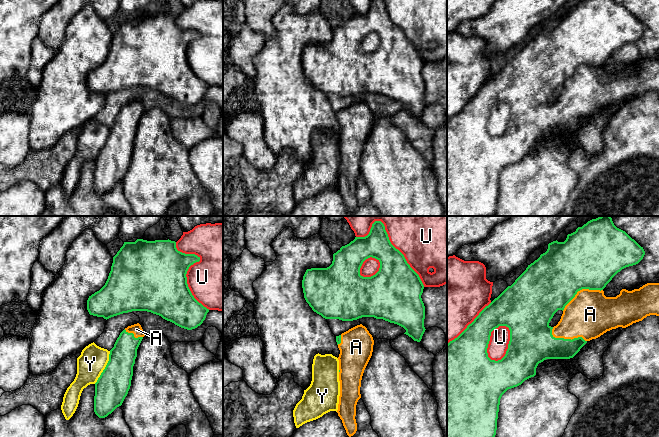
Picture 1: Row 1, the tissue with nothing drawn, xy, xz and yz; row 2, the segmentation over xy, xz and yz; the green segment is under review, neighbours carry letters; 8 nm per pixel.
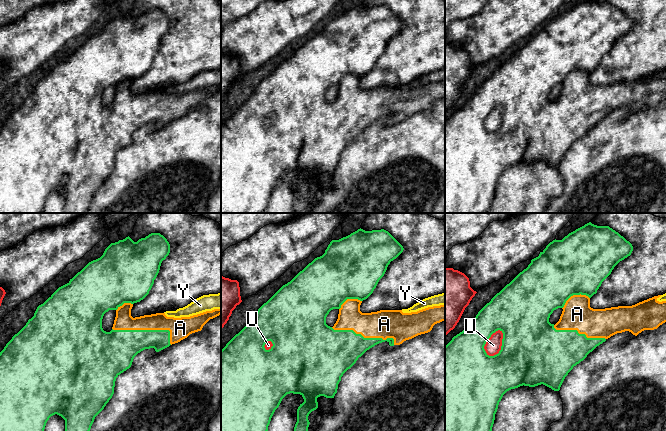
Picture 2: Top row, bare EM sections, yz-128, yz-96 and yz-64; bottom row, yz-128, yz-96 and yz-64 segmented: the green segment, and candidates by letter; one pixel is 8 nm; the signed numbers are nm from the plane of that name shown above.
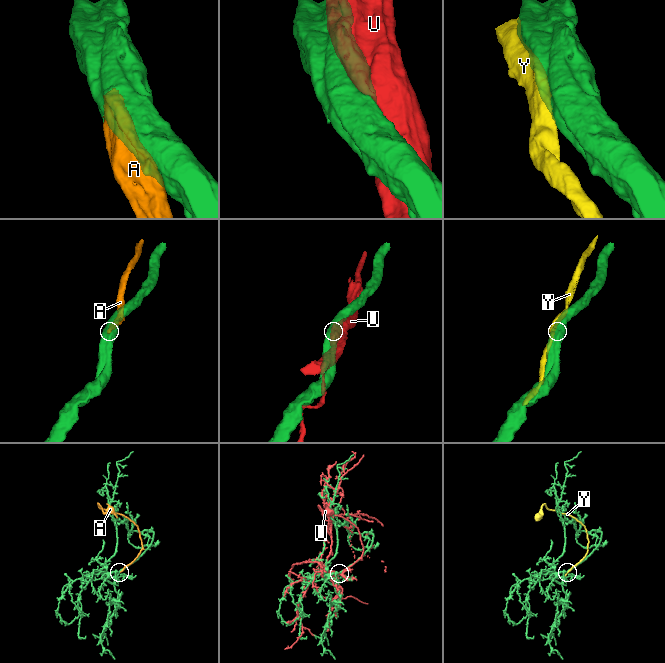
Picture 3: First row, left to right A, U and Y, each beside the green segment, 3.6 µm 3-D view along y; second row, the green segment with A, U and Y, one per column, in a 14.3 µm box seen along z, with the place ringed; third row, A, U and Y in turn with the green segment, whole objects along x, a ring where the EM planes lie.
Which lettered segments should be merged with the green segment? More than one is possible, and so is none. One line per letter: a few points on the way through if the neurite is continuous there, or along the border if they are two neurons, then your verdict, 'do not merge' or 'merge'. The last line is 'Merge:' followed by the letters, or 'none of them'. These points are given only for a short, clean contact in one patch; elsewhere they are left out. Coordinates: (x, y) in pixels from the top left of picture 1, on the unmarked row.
A: merge
U: do not merge
Y: do not merge
Merge: A

